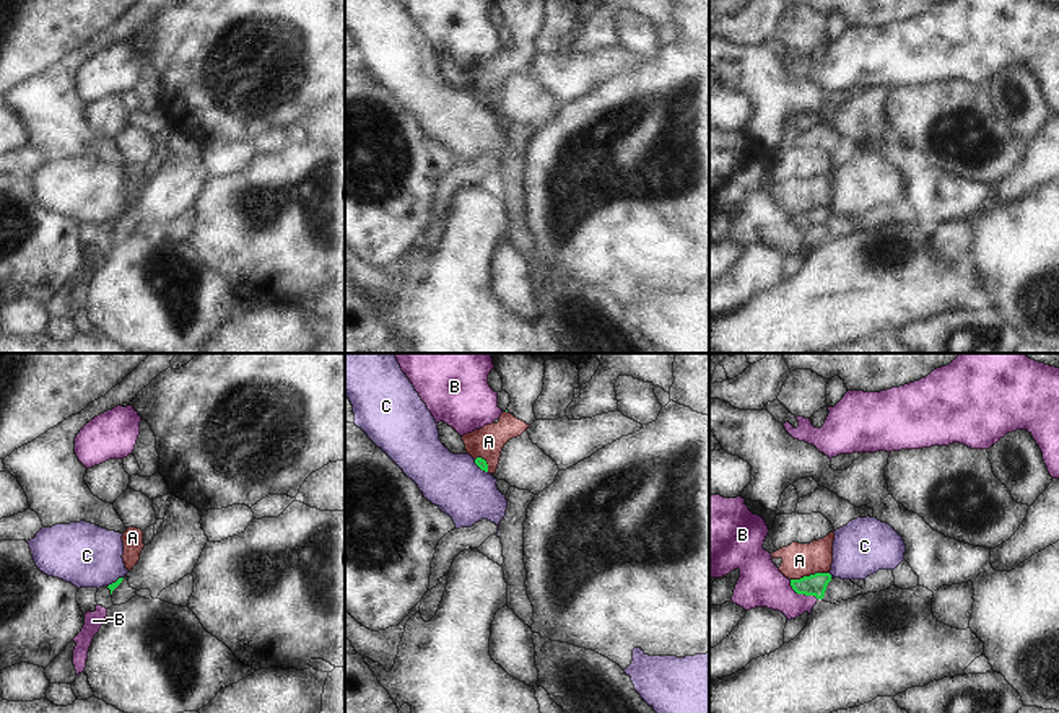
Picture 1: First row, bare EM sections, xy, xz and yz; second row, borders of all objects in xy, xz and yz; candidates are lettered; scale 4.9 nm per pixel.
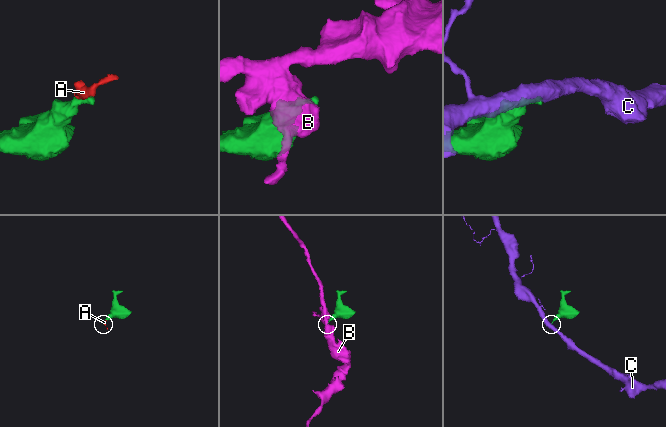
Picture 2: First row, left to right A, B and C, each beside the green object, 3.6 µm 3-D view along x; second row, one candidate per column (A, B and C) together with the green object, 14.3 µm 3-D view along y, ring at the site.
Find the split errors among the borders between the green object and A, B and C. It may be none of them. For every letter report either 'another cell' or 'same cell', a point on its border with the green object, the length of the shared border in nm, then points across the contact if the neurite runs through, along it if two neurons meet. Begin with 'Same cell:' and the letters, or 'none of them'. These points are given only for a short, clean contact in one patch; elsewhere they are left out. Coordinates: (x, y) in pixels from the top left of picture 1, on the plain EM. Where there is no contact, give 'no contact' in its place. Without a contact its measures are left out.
Same cell: none of them
A: another cell; meets green in yz at (810, 210); contact 200 nm long; border along yz (828, 207), (815, 207), (791, 215)
B: another cell; meets green in yz at (801, 228); contact 170 nm long; border along yz (789, 215), (789, 220), (797, 228), (812, 230), (817, 235)
C: another cell; meets green in xz at (480, 103); contact 100 nm long; border along xz (474, 95), (487, 108)

